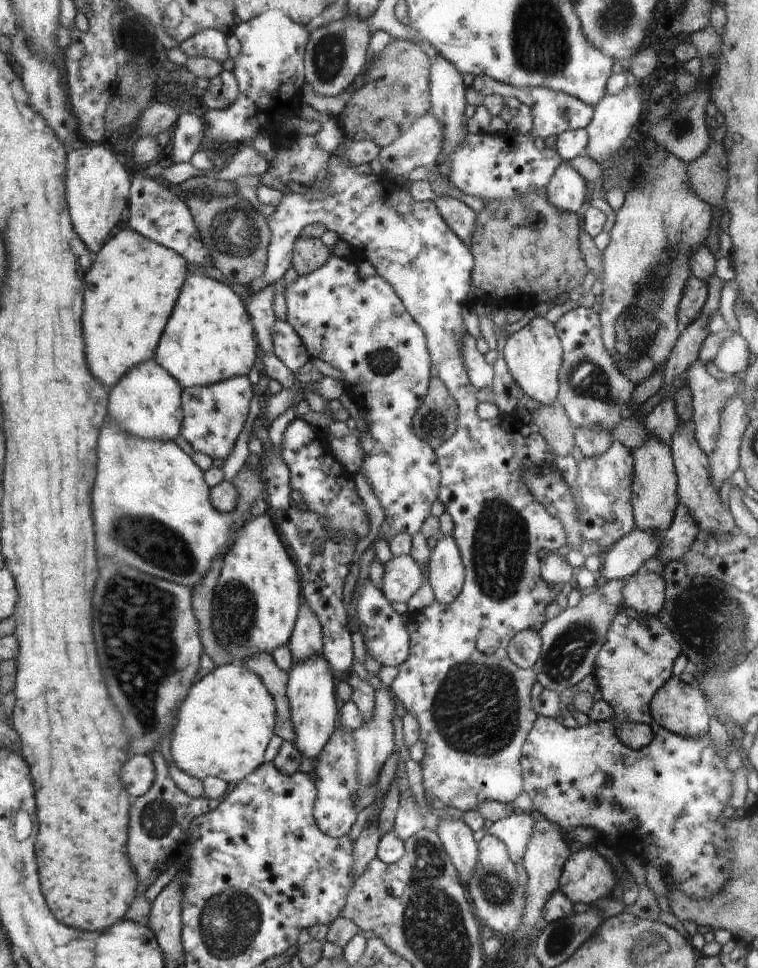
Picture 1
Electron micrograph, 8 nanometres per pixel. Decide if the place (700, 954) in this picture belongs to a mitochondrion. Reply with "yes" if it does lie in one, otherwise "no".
no

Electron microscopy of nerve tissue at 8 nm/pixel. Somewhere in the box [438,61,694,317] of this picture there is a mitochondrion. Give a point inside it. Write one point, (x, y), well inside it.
(628, 168)

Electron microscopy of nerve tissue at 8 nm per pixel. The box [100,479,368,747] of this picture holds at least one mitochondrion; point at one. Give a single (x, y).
(156, 542)

